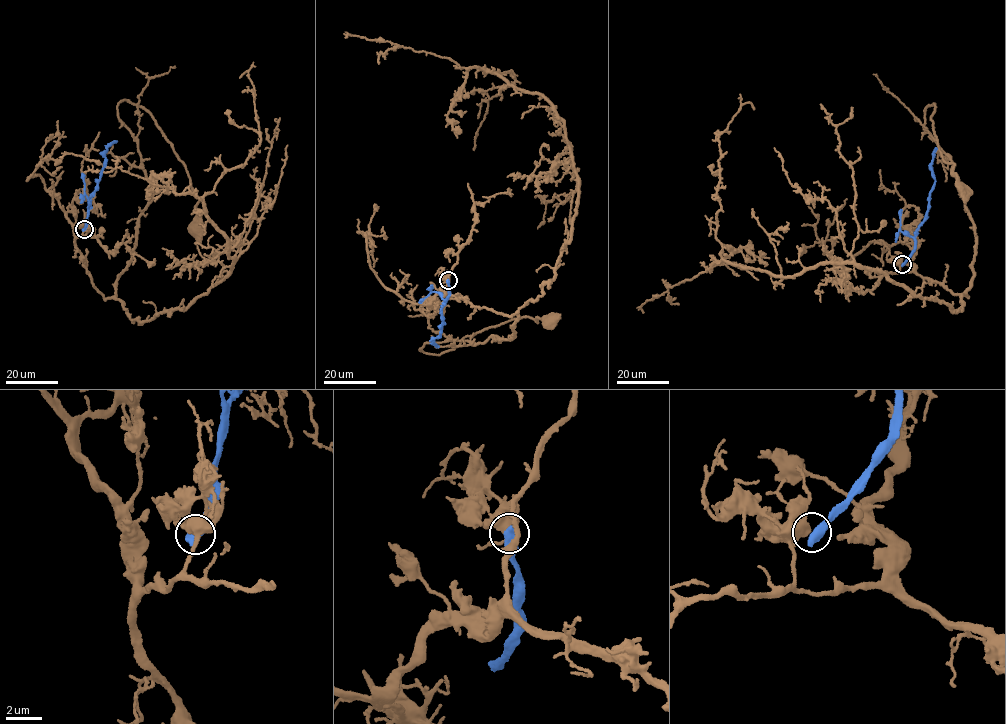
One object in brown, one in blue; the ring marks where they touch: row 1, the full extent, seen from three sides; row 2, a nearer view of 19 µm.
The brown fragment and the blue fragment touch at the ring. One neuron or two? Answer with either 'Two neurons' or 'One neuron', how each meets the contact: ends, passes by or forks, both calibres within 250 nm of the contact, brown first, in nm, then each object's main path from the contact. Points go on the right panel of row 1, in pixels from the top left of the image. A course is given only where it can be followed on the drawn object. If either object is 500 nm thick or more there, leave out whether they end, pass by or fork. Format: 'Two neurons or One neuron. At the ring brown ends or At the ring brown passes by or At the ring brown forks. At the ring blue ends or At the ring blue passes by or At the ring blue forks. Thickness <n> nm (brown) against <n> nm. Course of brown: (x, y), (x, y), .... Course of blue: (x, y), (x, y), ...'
Two neurons. Thickness 700 nm (brown) against 600 nm. Course of brown: (902, 263), (901, 272), (967, 296), (974, 224), (951, 157), (924, 127), (934, 103), (939, 151), (964, 190). Course of blue: (902, 264), (914, 249), (916, 229), (925, 218), (929, 205), (935, 183), (931, 166), (935, 147)

